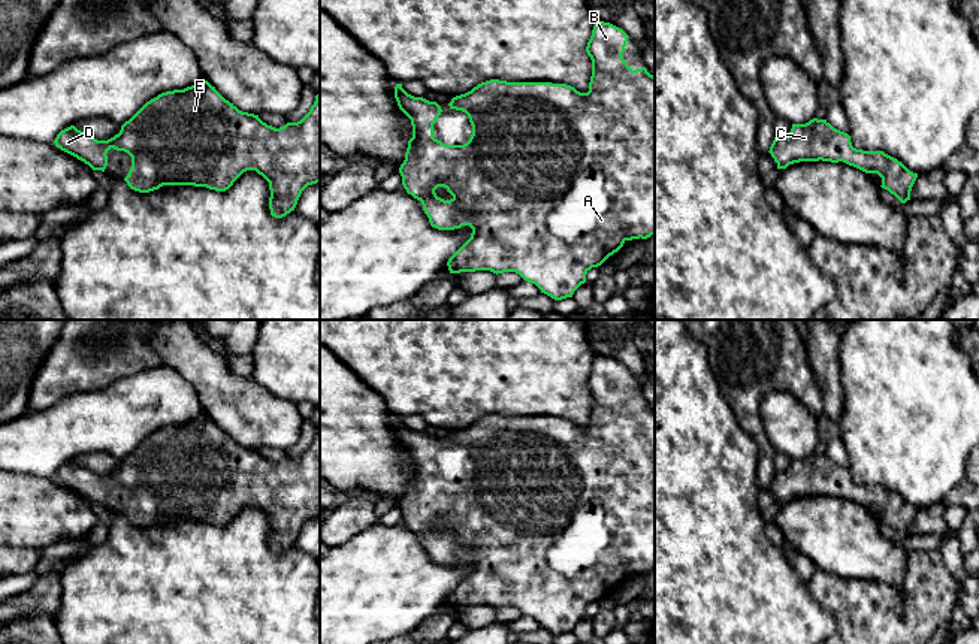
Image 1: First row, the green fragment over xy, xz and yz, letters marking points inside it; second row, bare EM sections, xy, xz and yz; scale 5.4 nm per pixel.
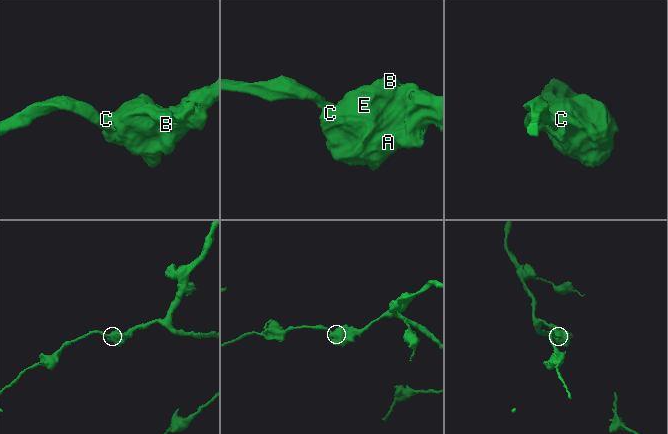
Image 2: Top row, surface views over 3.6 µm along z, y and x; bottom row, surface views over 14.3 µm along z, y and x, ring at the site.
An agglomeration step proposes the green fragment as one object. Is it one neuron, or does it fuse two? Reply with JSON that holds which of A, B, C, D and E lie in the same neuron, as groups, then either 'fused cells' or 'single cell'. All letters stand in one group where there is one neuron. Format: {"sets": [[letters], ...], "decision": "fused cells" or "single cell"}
{"sets": [["A", "B", "C", "D", "E"]], "decision": "single cell"}

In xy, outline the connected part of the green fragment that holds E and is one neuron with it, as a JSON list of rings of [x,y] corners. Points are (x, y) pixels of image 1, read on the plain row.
[[[202,415],[151,433],[108,475],[97,475],[70,460],[57,469],[54,478],[93,505],[102,507],[108,501],[106,489],[111,483],[127,487],[132,502],[124,515],[139,527],[149,527],[163,520],[226,526],[244,507],[256,505],[269,517],[271,550],[282,553],[294,545],[308,520],[320,517],[320,427],[300,456],[275,463],[259,450],[239,445],[215,421]]]

